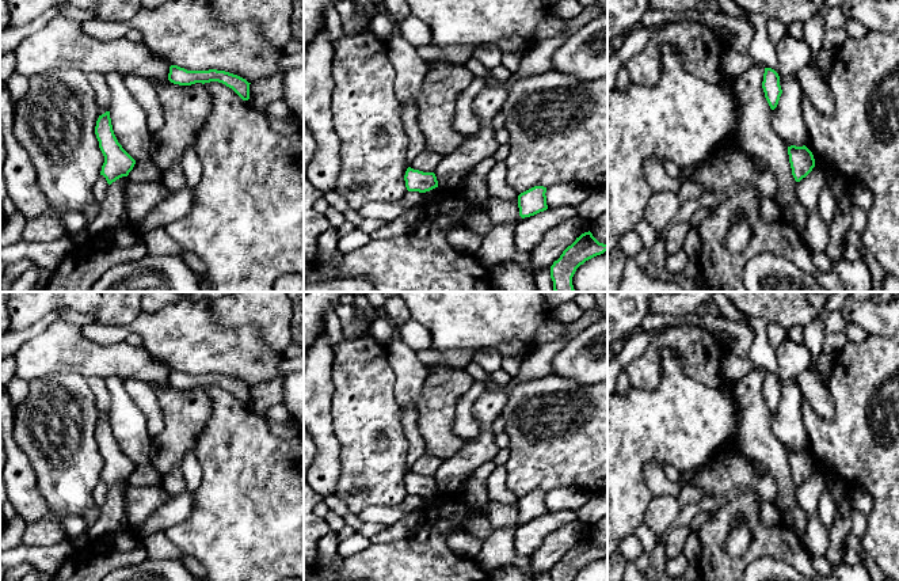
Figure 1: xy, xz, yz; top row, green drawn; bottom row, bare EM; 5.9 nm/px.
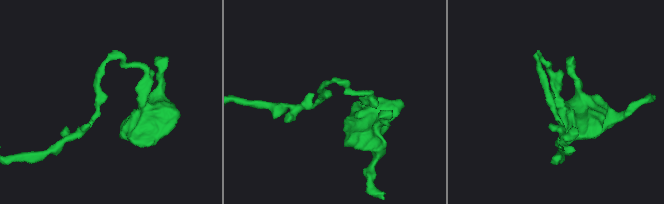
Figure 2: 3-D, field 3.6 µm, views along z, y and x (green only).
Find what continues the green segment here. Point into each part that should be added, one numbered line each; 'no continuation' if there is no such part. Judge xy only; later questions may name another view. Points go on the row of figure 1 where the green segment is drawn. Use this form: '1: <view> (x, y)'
no continuation

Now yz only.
no continuation

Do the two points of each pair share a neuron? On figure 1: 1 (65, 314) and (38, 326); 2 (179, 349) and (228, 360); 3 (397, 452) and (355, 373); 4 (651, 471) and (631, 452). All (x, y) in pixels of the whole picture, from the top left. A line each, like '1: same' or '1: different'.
1: same
2: same
3: same
4: different

